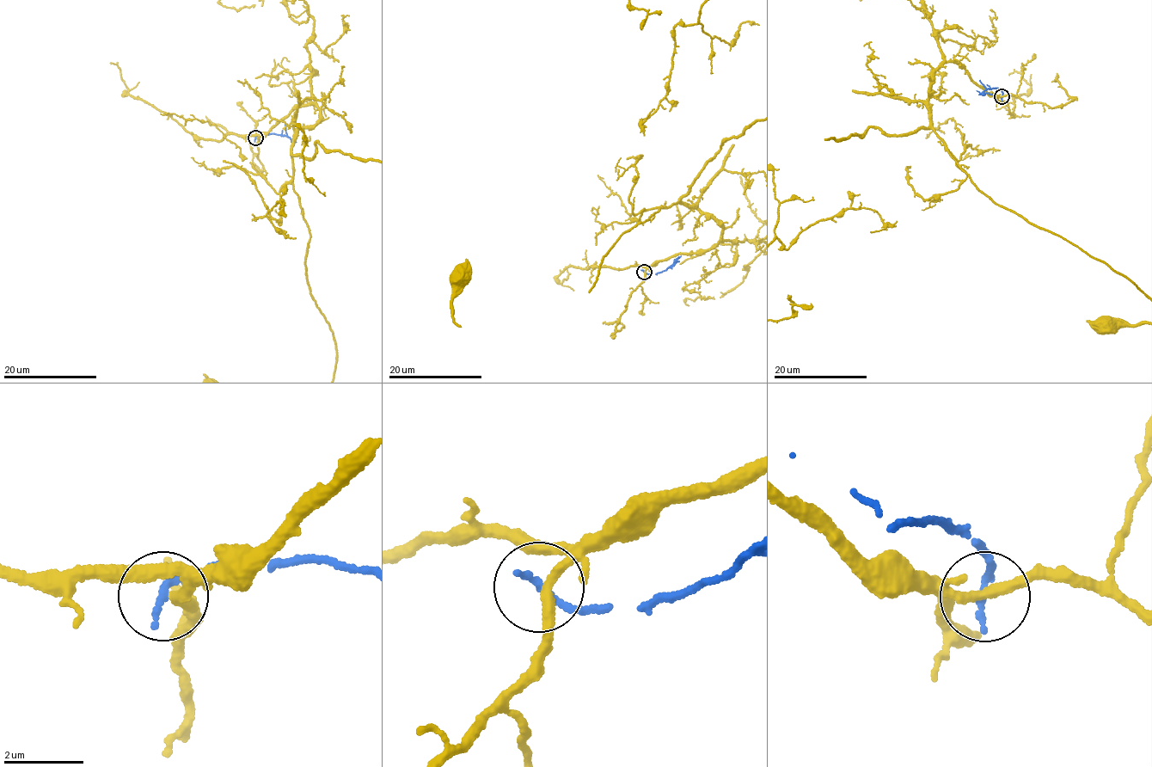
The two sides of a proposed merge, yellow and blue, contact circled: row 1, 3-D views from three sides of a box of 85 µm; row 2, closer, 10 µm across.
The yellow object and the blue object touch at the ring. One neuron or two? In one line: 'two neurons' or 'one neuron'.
two neurons

